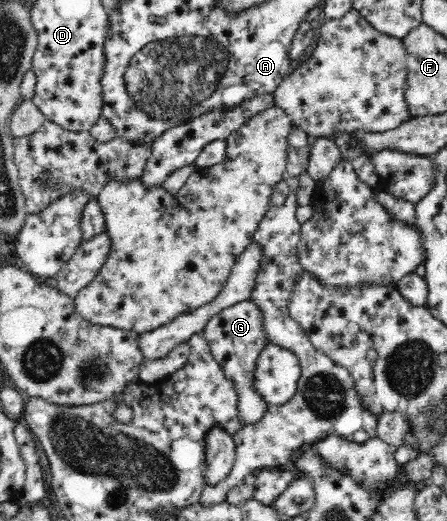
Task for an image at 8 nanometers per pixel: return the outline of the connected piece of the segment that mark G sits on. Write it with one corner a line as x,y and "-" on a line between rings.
241,301
237,305
222,309
212,315
203,328
205,338
209,343
213,357
221,364
227,378
233,378
237,384
237,404
239,404
239,416
241,425
258,420
267,403
254,393
250,381
255,367
255,358
269,345
263,333
262,317
256,307
249,301

